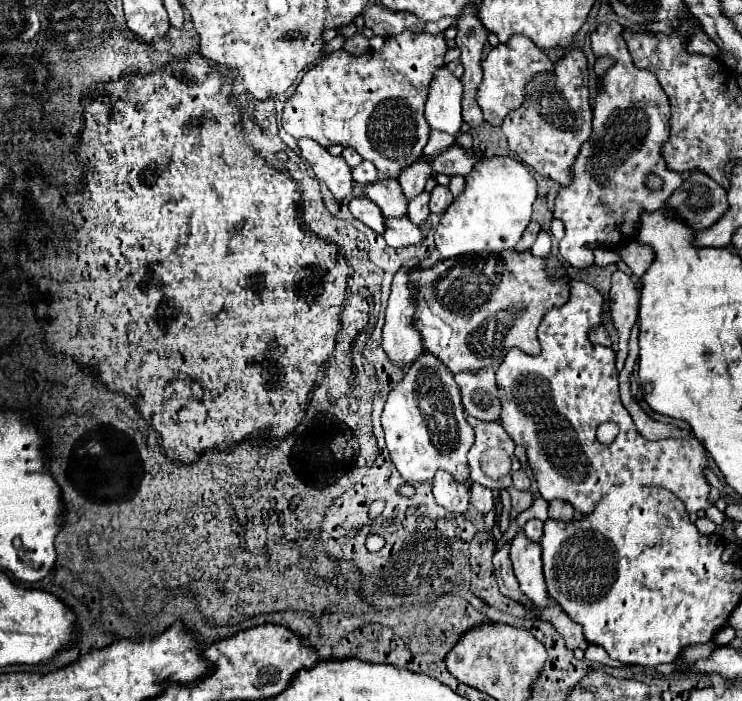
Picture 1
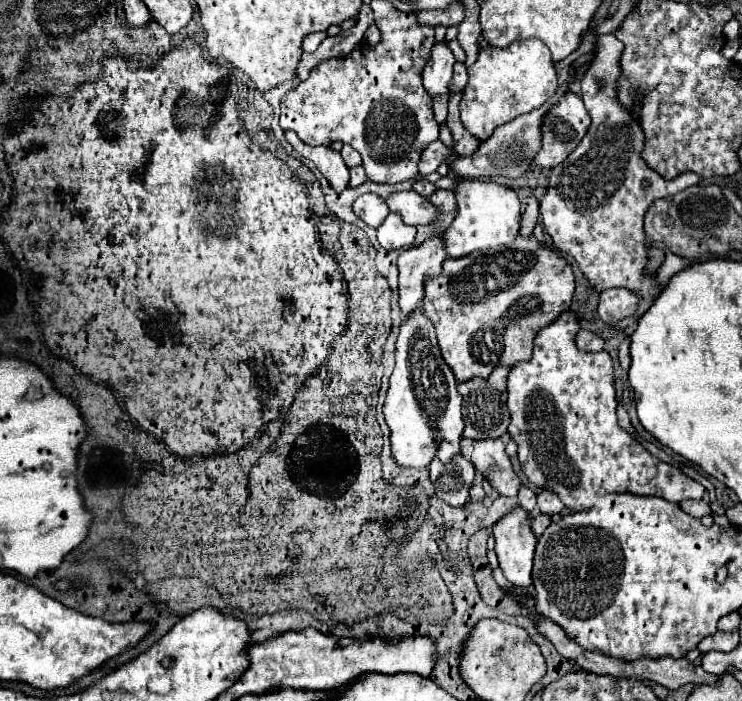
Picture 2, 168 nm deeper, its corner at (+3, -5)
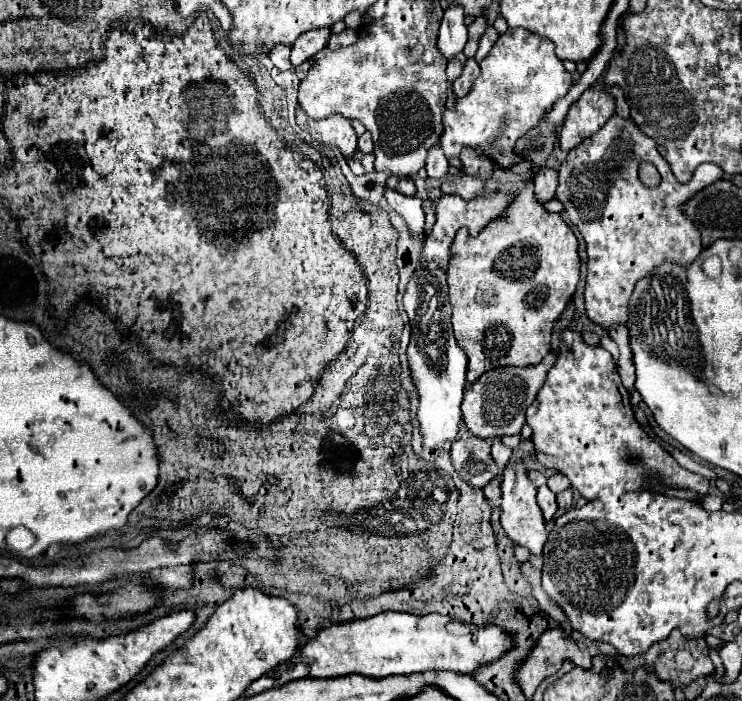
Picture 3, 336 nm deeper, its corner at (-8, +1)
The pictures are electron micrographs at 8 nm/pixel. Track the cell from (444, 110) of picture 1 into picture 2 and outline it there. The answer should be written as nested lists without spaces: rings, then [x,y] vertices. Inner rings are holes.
[[[447,41],[435,43],[431,49],[431,57],[423,69],[423,85],[431,97],[449,93],[447,85],[451,83],[453,77],[453,65],[455,65],[455,57],[447,47]]]

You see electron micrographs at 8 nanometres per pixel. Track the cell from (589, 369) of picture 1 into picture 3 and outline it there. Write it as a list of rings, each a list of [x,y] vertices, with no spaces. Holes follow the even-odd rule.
[[[560,331],[556,363],[548,371],[536,401],[528,407],[526,423],[532,429],[536,461],[566,475],[572,489],[586,501],[640,491],[650,481],[670,489],[708,493],[708,481],[702,475],[680,467],[672,453],[636,423],[630,393],[620,383],[612,355],[602,347],[586,345],[578,331]]]

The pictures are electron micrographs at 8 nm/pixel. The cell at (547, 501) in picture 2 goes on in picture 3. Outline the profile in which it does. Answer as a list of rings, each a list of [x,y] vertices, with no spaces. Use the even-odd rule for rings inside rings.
[[[556,473],[556,475],[552,475],[552,477],[548,477],[548,487],[550,487],[550,491],[552,493],[562,493],[564,489],[568,489],[570,487],[570,481],[564,477],[564,475],[560,475],[560,473]]]

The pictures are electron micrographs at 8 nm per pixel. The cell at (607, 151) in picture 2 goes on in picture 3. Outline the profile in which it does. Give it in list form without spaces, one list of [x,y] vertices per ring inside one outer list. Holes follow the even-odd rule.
[[[616,113],[586,145],[580,143],[568,153],[558,169],[556,199],[564,205],[568,219],[586,241],[586,315],[596,325],[604,329],[626,325],[628,301],[640,277],[650,277],[666,261],[688,267],[700,255],[700,231],[680,211],[680,205],[692,193],[722,179],[722,175],[724,171],[718,165],[704,163],[696,167],[692,181],[676,181],[668,163],[660,157],[656,143],[632,119],[622,119]],[[640,163],[652,163],[660,171],[660,187],[648,189],[638,181]]]

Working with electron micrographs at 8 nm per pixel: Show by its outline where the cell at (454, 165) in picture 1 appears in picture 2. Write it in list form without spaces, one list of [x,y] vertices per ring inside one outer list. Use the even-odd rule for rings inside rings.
[[[575,75],[563,83],[557,93],[545,101],[539,109],[531,111],[531,113],[525,113],[513,121],[509,121],[507,125],[501,125],[487,141],[483,141],[479,145],[479,149],[469,155],[469,157],[455,157],[453,161],[453,173],[455,175],[463,175],[463,177],[511,177],[511,179],[517,179],[521,175],[525,175],[537,155],[537,151],[541,149],[541,123],[543,123],[543,117],[547,115],[547,111],[559,103],[561,95],[565,95],[569,91],[569,85],[573,83]]]

